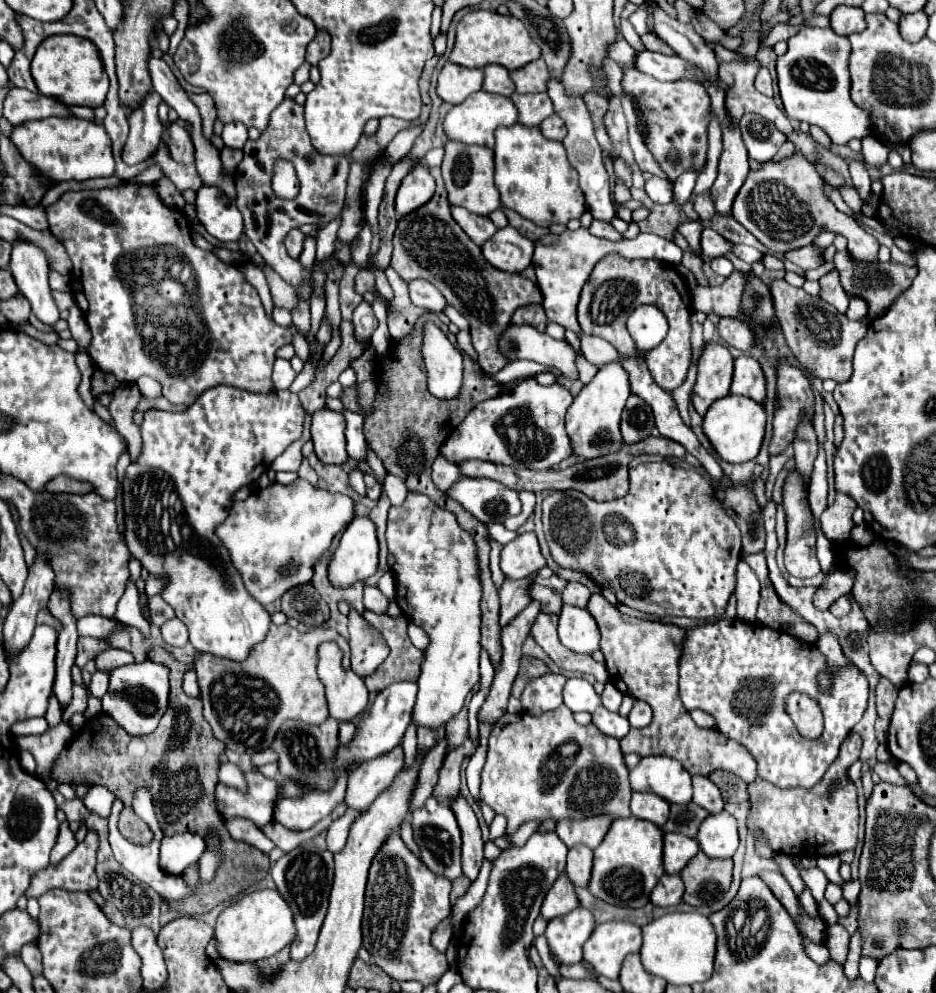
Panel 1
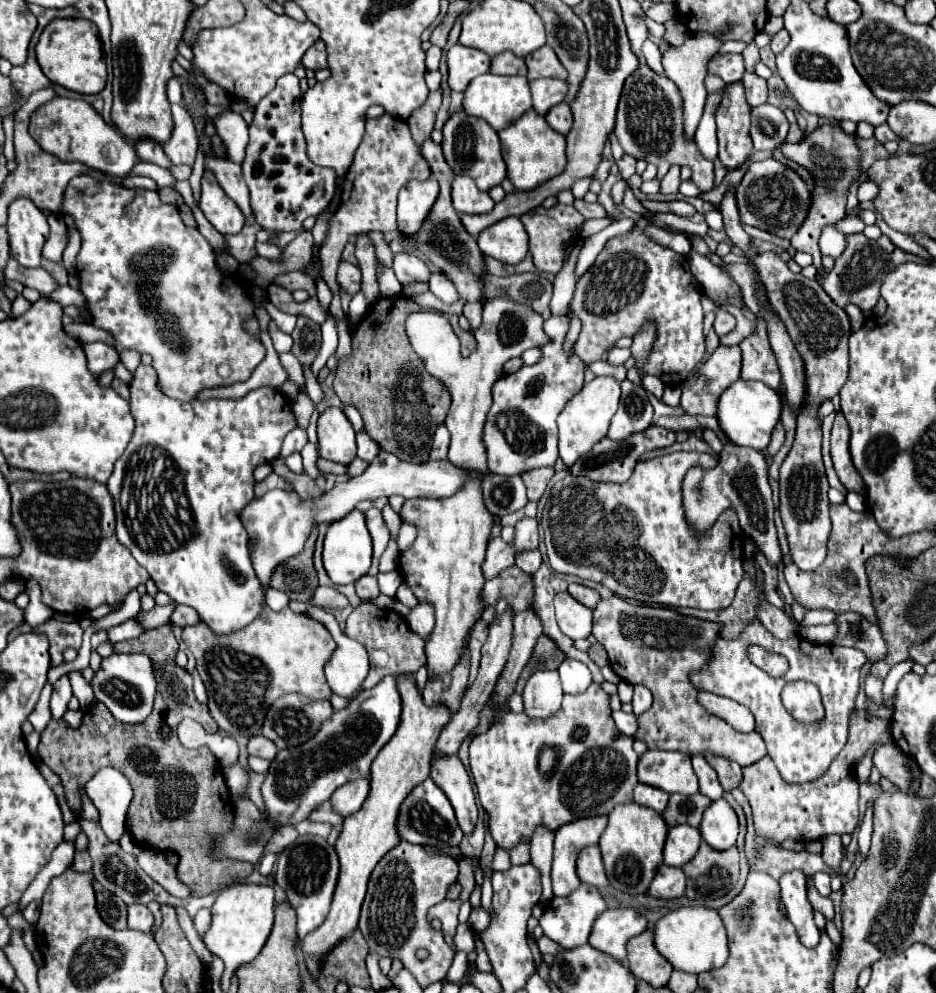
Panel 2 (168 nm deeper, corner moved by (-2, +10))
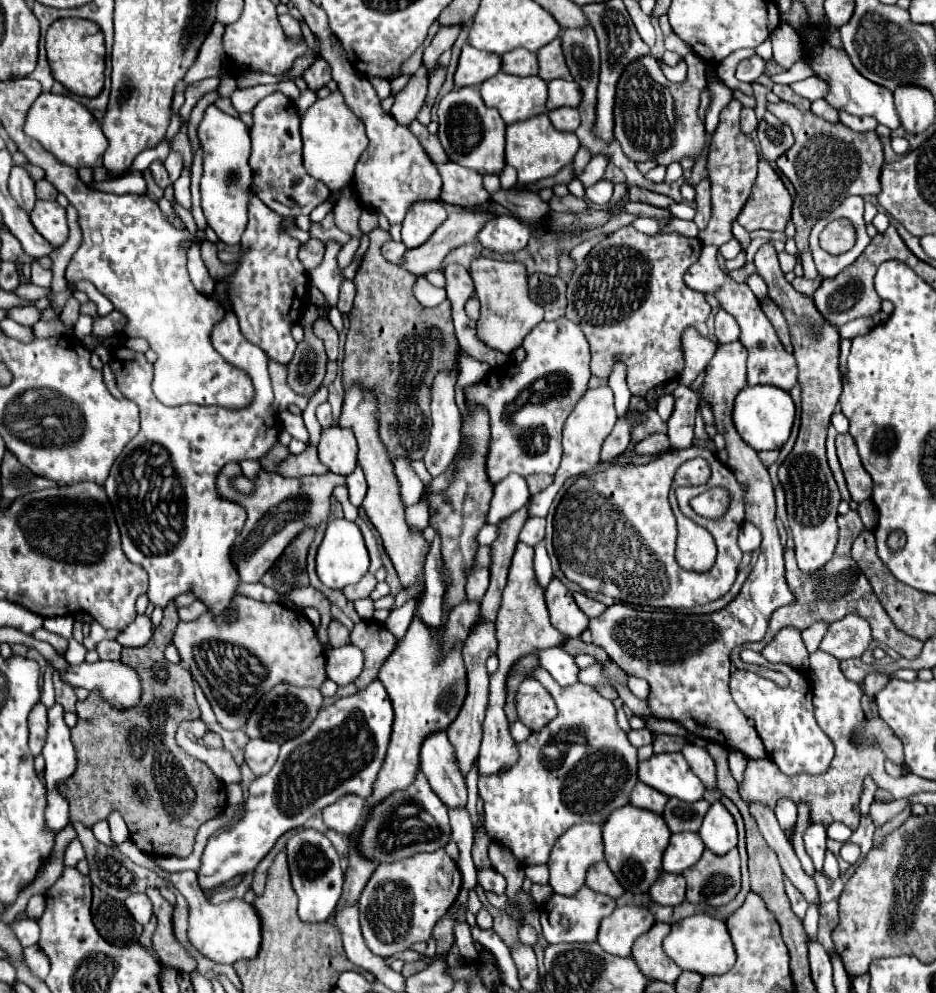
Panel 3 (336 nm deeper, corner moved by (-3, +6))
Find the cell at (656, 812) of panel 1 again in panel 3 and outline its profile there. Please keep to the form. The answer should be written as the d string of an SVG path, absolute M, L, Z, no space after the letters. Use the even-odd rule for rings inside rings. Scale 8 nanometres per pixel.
M637 783L633 793L631 793L631 805L633 807L641 807L641 809L649 809L653 813L663 813L665 809L665 803L669 801L667 795L659 793L657 789L651 789L649 785L645 783Z

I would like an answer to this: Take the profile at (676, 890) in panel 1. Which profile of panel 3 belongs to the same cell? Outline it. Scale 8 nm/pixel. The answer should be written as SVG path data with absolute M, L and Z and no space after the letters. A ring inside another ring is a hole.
M661 873L661 877L651 885L649 895L659 905L679 905L685 901L685 877Z

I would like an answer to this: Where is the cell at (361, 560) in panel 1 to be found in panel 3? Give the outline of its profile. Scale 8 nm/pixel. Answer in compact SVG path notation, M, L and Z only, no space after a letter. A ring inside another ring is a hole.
M343 517L329 521L323 543L319 545L317 551L317 575L323 581L323 585L331 589L343 589L345 585L361 581L367 569L369 569L369 555L359 527Z

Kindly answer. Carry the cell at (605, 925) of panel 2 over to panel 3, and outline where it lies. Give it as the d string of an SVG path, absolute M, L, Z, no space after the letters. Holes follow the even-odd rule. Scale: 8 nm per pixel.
M637 905L617 907L601 921L597 943L611 955L629 957L633 941L655 923L653 915Z

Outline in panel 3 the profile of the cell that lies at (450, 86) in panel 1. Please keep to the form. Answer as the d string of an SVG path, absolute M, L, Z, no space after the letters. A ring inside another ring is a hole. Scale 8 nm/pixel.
M465 45L455 71L455 87L481 85L485 79L499 73L499 69L501 69L499 55L495 57L487 51L479 51L471 45Z

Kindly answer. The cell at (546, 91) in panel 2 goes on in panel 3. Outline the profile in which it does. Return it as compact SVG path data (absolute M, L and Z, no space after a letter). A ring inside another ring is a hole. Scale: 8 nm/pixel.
M553 79L547 83L547 87L549 87L547 111L559 109L559 107L577 107L581 101L581 91L575 81Z

